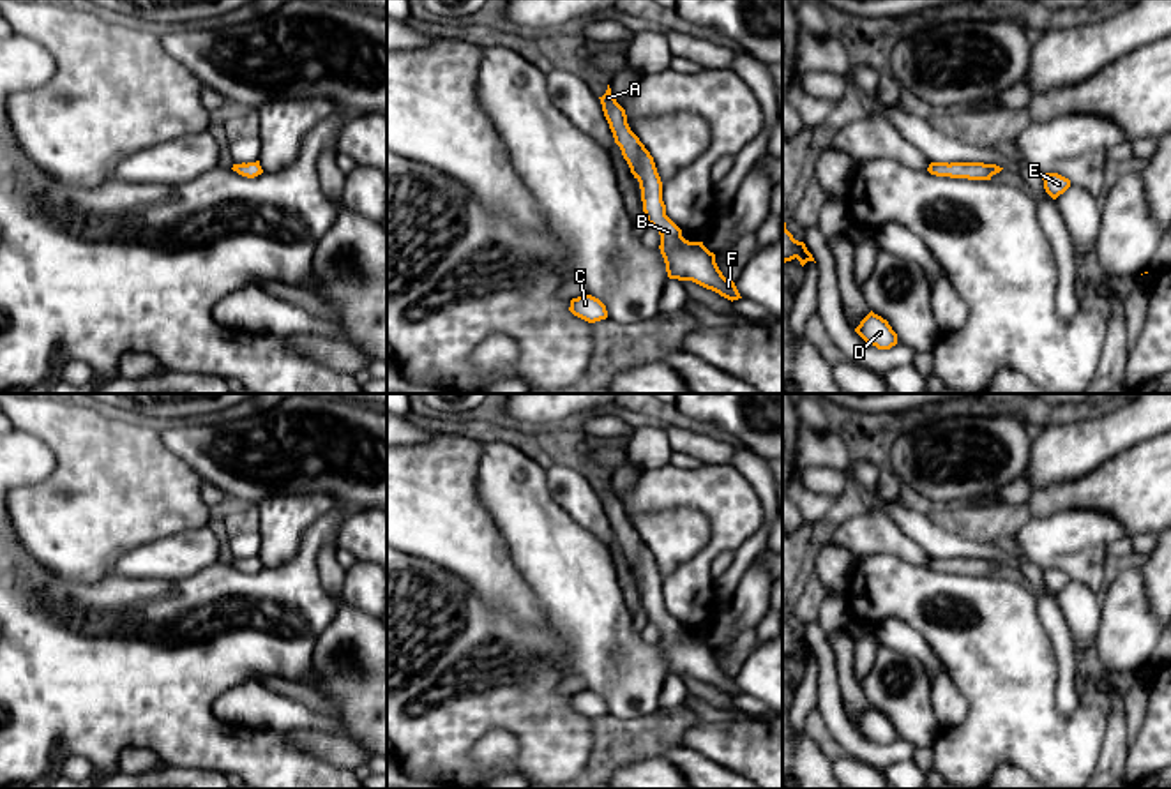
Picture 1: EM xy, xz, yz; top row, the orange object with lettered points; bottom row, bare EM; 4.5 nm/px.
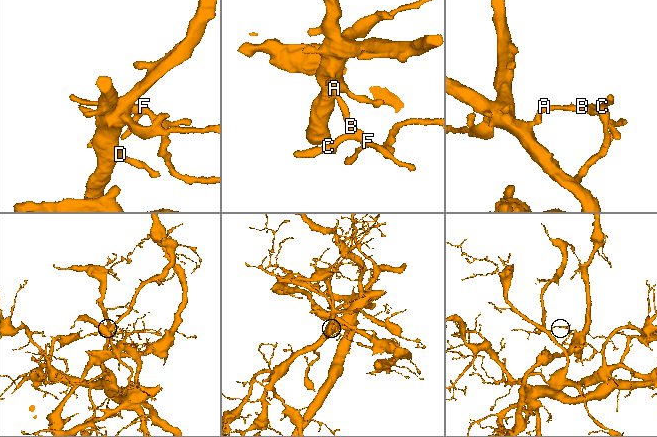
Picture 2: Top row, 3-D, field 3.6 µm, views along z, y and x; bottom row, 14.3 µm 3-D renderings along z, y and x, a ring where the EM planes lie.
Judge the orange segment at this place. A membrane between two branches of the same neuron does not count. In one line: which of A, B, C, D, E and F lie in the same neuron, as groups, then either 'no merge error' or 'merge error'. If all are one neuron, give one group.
A D / B C E F | merge error

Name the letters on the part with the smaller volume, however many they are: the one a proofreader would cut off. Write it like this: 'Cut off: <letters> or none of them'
Cut off: B, C, E, F

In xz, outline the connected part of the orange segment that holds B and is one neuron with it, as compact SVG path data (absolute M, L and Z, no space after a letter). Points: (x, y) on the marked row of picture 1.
M646 161L636 177L646 222L661 235L661 254L669 279L692 281L728 300L742 298L735 282L726 279L715 263L715 254L703 242L689 242L682 229L666 215L662 182L655 162Z

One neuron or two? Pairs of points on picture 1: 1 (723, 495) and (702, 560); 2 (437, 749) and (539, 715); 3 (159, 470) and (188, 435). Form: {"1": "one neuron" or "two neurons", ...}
{"1": "one neuron", "2": "one neuron", "3": "two neurons"}

